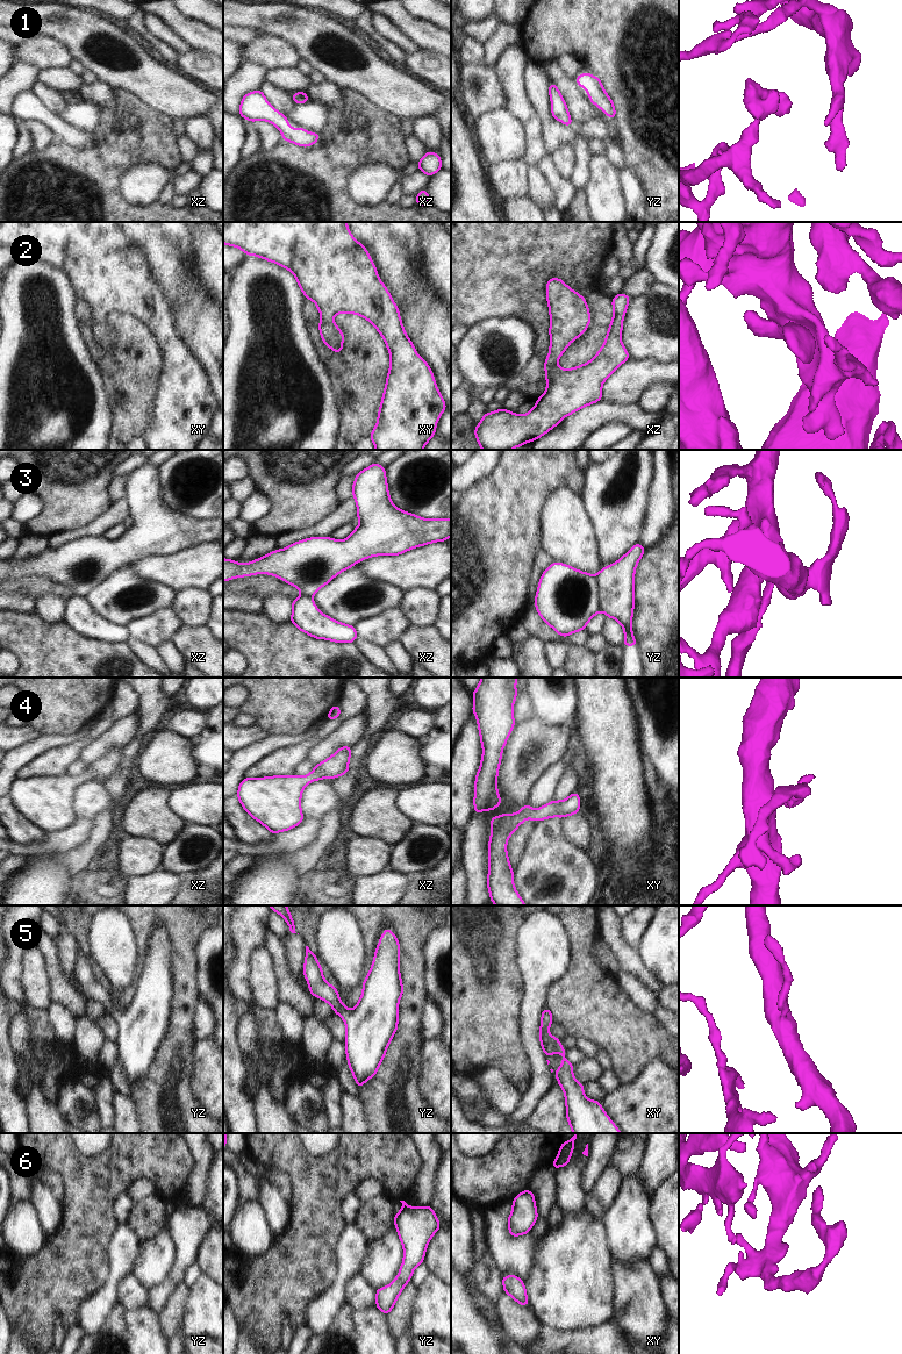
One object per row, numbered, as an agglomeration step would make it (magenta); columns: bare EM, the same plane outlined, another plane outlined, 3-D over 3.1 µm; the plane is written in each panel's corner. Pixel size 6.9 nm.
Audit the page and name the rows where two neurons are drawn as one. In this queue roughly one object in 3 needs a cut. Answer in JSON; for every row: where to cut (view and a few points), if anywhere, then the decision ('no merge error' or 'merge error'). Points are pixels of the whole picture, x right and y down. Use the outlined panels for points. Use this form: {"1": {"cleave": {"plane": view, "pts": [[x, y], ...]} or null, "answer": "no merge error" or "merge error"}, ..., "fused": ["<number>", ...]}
{"1": {"cleave": null, "answer": "no merge error"}, "2": {"cleave": null, "answer": "no merge error"}, "3": {"cleave": {"plane": "yz", "pts": [[595, 575], [601, 610]]}, "answer": "merge error"}, "4": {"cleave": null, "answer": "no merge error"}, "5": {"cleave": null, "answer": "no merge error"}, "6": {"cleave": null, "answer": "no merge error"}, "fused": ["3"]}

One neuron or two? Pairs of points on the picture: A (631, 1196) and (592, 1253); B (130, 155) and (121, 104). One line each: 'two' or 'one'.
A: two
B: one

